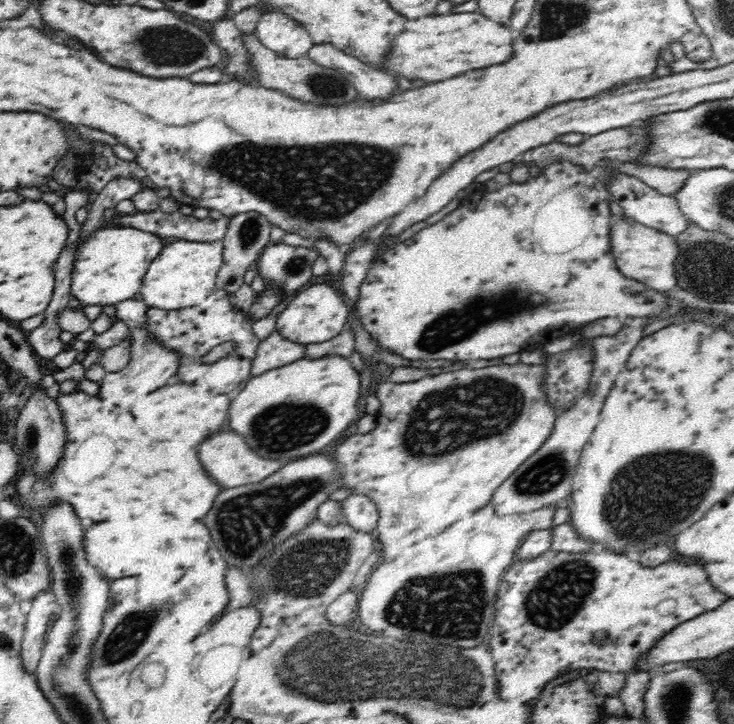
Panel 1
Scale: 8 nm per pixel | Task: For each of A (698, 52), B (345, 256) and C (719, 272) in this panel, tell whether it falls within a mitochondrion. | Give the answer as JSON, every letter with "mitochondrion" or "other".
{"A":"other","B":"other","C":"mitochondrion"}

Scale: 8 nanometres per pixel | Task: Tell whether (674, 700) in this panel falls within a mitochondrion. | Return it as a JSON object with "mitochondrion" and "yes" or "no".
{"mitochondrion":"yes"}

